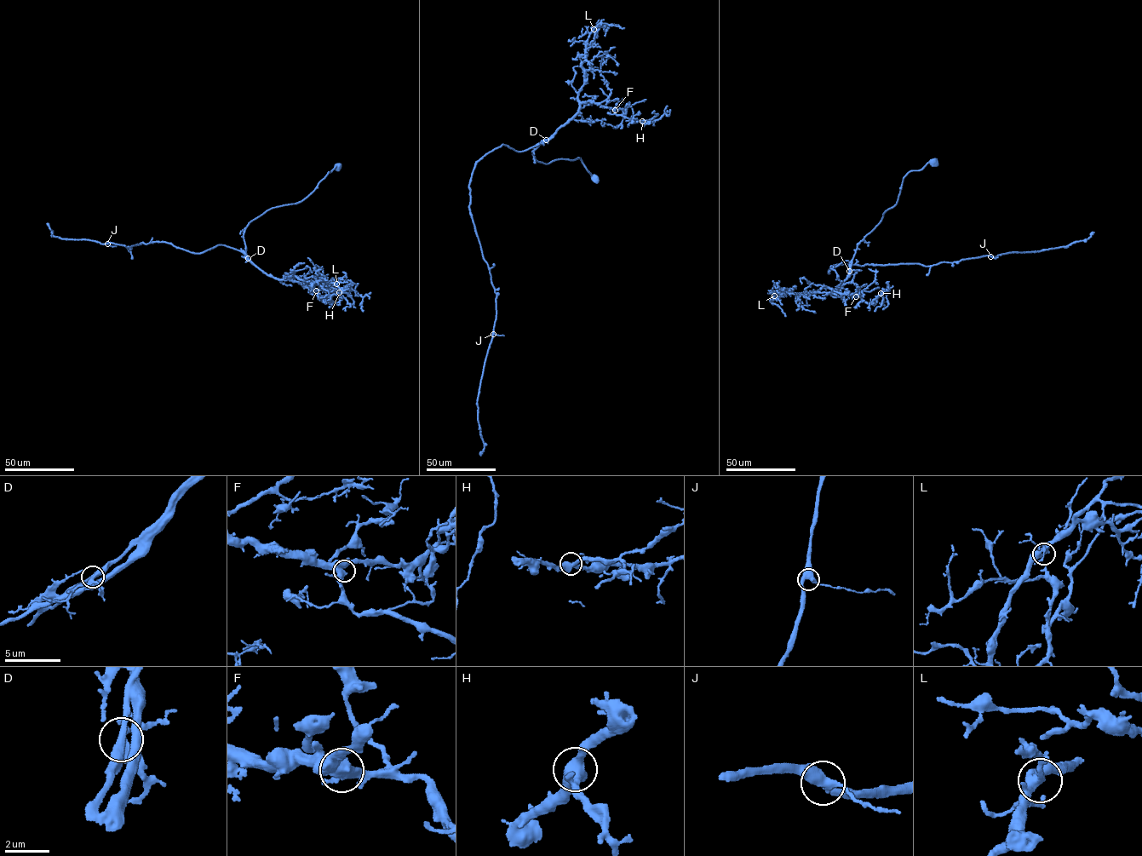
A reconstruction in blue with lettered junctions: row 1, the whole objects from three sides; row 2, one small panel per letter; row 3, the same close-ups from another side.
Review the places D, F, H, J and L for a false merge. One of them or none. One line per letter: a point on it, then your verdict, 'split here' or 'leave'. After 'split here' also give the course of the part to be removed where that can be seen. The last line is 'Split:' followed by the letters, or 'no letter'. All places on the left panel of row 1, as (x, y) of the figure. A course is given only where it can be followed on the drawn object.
D: place (248, 258); leave
F: place (316, 290); leave
H: place (339, 292); leave
J: place (107, 244); leave
L: place (336, 284); leave
Split: no letter

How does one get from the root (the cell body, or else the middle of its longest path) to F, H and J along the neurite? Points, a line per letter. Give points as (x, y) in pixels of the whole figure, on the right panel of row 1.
F: (934, 162), (908, 173), (896, 203), (886, 210), (878, 225), (857, 245), (842, 286), (832, 290), (856, 296)
H: (934, 162), (903, 177), (896, 203), (857, 244), (842, 286), (832, 290), (869, 303), (880, 293)
J: (934, 162), (903, 177), (851, 267), (828, 273), (837, 264), (990, 256)

